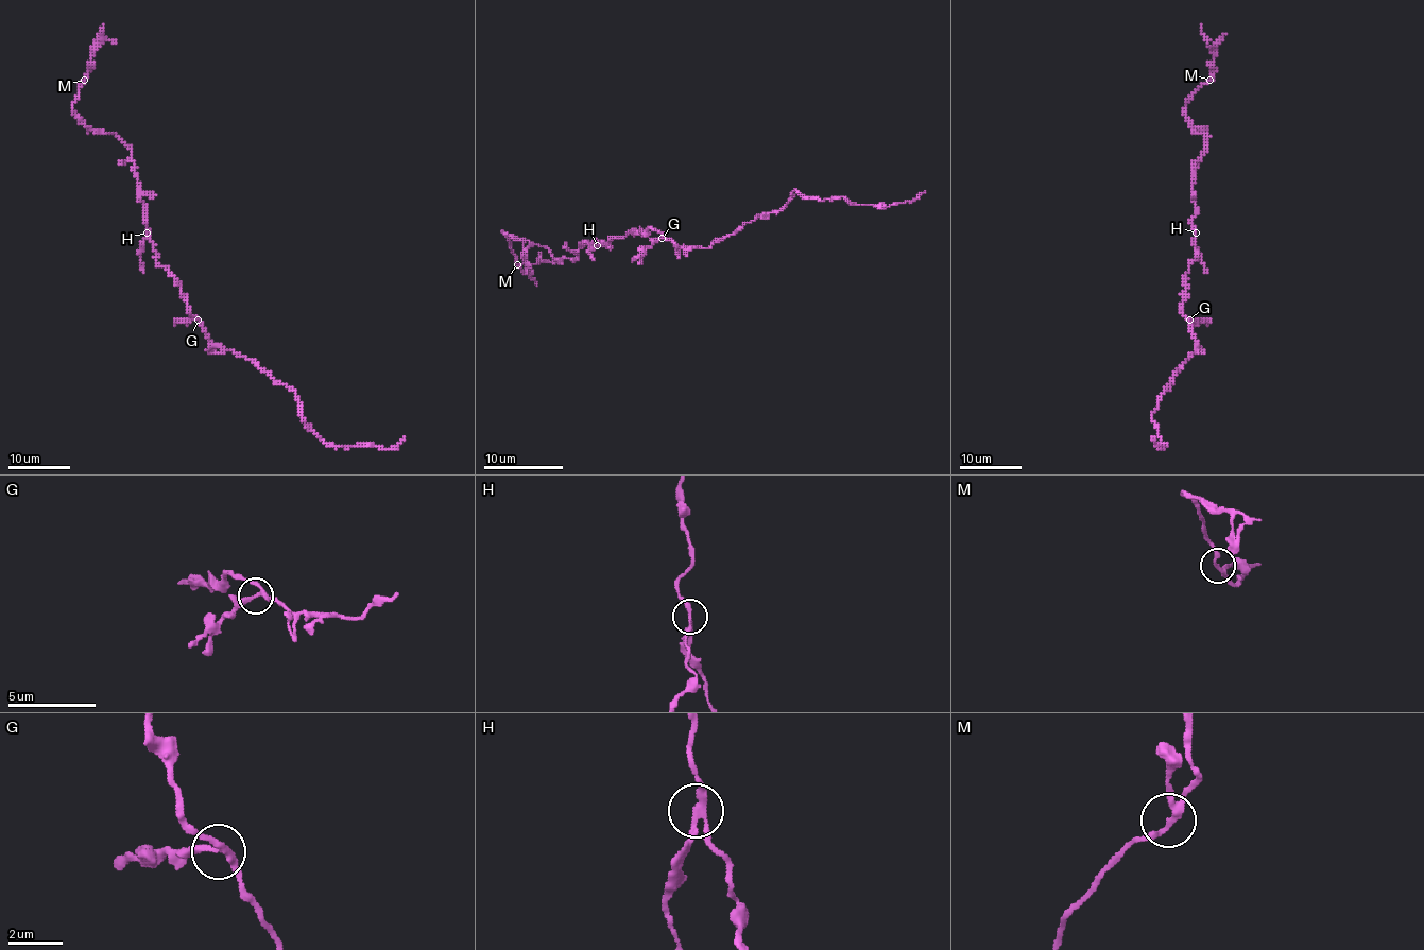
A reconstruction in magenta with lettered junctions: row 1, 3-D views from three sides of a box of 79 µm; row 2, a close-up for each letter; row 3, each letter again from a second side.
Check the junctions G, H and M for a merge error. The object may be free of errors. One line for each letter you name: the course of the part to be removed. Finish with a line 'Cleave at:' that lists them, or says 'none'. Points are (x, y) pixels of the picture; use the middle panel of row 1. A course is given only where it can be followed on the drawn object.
H: course (596, 246), (588, 251), (595, 260)
Cleave at: H

